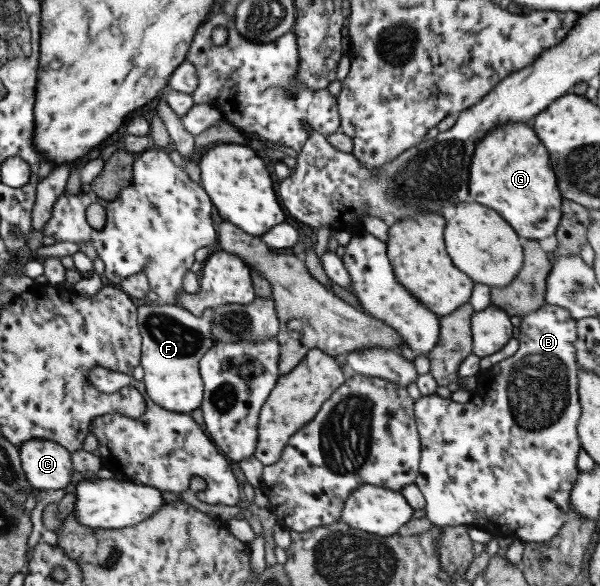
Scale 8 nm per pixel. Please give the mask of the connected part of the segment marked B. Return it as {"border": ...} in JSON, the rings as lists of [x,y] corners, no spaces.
{"border":[[[544,304],[538,310],[525,314],[521,317],[520,326],[515,330],[518,340],[518,348],[508,358],[500,360],[492,366],[492,378],[486,380],[486,384],[476,385],[471,390],[470,400],[466,404],[456,404],[449,398],[440,398],[436,393],[429,396],[419,397],[413,404],[413,416],[420,445],[419,465],[415,486],[424,498],[425,518],[432,525],[458,526],[471,525],[472,527],[484,528],[492,537],[500,538],[508,536],[525,542],[546,542],[559,532],[564,524],[567,510],[570,508],[569,495],[576,480],[579,470],[577,469],[577,452],[581,450],[577,438],[576,426],[580,418],[580,403],[578,403],[578,368],[575,362],[574,339],[576,338],[575,320],[568,314],[567,310],[559,306]]]}

